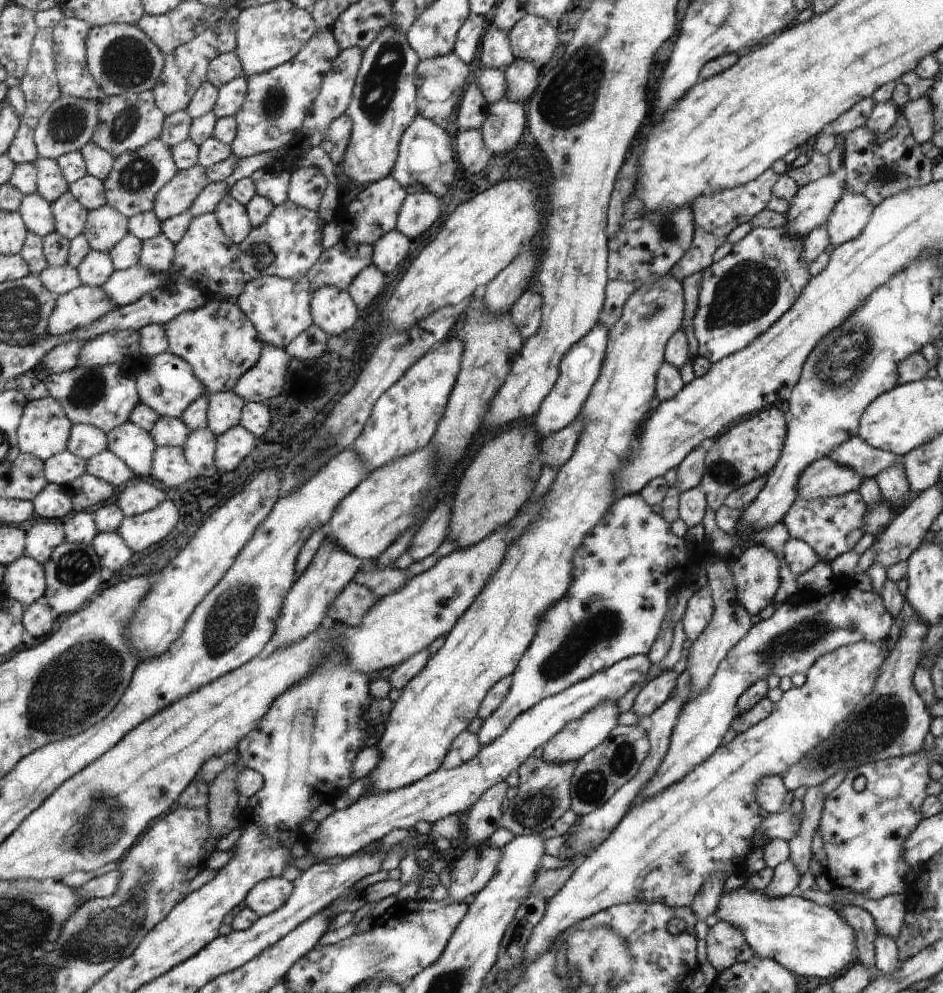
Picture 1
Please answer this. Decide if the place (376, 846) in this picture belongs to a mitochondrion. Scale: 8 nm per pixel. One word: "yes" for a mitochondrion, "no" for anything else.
no

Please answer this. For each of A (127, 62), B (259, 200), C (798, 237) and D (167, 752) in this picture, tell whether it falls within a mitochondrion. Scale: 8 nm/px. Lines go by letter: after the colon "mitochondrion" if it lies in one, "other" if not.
A: mitochondrion
B: other
C: other
D: other

